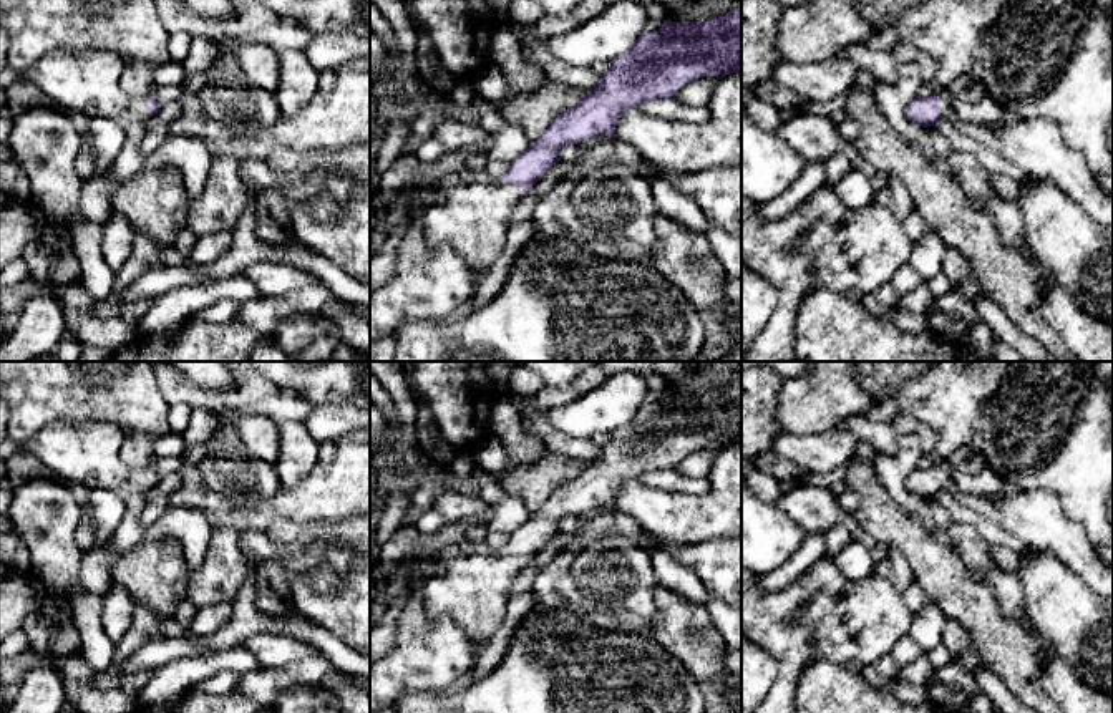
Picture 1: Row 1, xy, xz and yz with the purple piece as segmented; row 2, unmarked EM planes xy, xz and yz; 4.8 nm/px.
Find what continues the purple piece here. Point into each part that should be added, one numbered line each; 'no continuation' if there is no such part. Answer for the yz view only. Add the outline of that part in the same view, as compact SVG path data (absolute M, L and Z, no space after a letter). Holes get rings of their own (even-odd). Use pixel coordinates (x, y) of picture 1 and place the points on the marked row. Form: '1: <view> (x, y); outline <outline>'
1: yz (1035, 145); outline M944 95L939 96L939 103L940 119L950 121L960 133L997 151L1030 177L1055 184L1093 222L1113 232L1113 197L1091 176L1085 158L1063 143L1053 119L1012 118L1002 129L992 129L987 124L959 119Z

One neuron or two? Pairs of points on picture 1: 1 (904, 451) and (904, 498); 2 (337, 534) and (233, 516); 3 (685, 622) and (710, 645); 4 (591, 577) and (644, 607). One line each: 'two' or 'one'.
1: one
2: two
3: one
4: one

